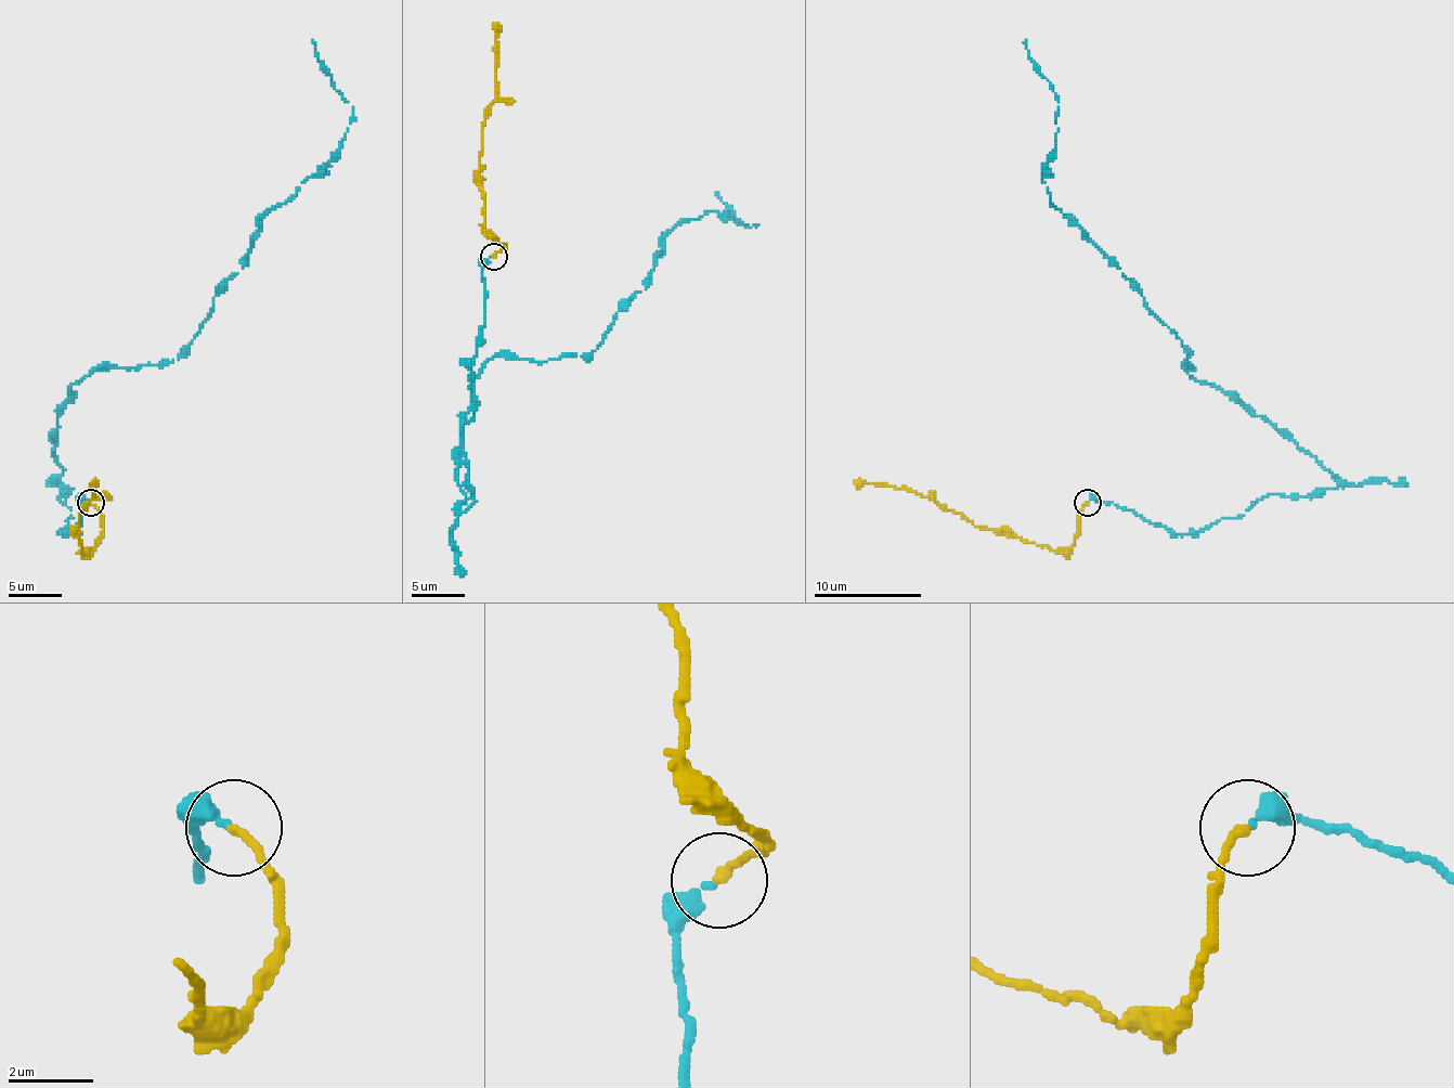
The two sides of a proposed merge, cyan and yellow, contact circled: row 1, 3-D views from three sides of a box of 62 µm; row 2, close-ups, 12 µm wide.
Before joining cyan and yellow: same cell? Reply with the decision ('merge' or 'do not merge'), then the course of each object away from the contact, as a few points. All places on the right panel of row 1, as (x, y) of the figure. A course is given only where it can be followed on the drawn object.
merge; cyan runs (1088, 502), (1195, 534), (1270, 494), (1342, 486), (1201, 384), (1182, 340), (1050, 201), (1059, 96), (1026, 40); yellow runs (1088, 502), (1079, 510), (1077, 536), (1064, 551), (1050, 551), (1004, 529), (983, 529), (905, 489), (854, 480)

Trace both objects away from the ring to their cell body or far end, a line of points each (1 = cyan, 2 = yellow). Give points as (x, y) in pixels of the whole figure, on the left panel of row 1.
1: (90, 502), (70, 534), (54, 456), (68, 389), (178, 360), (261, 220), (339, 147), (353, 107), (312, 40)
2: (90, 502), (98, 510), (103, 536), (87, 551), (81, 551), (76, 529), (79, 513), (92, 500), (95, 480)

